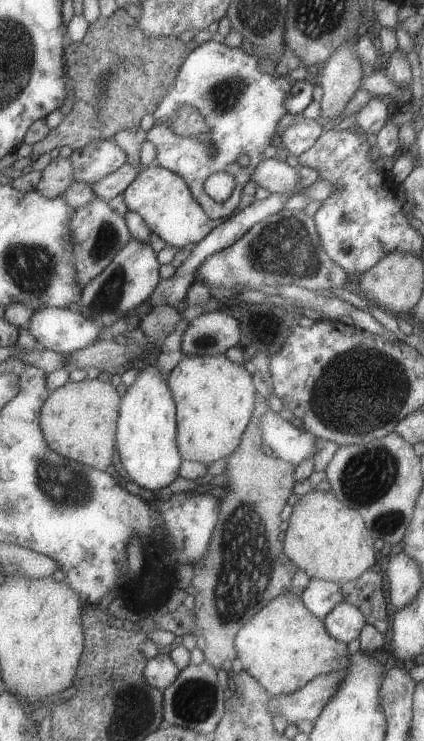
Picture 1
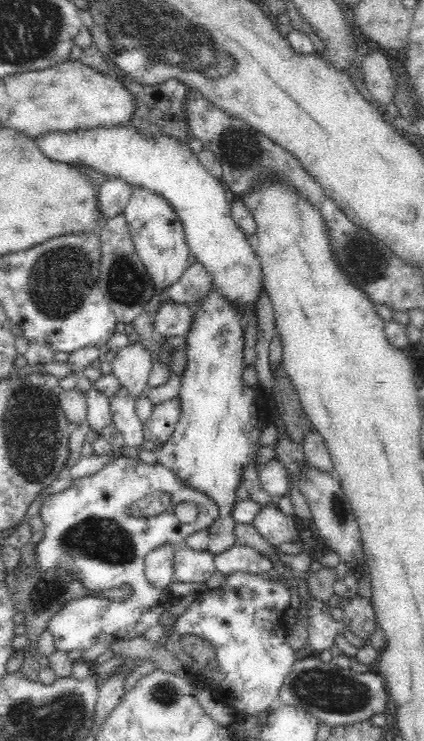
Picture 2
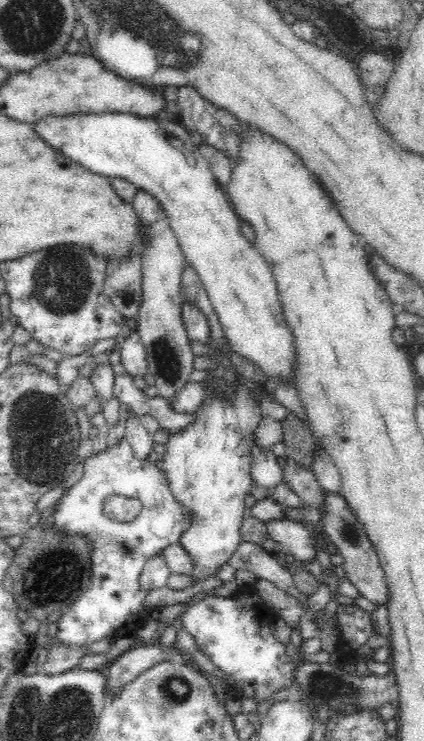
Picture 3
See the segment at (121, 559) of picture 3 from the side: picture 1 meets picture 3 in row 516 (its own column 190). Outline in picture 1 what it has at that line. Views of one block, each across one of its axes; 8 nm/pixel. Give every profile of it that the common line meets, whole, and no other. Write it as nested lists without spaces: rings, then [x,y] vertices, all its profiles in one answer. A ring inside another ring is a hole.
[[[217,40],[205,42],[189,51],[175,80],[169,84],[169,90],[153,110],[153,126],[145,132],[145,140],[155,147],[158,166],[185,181],[191,196],[209,219],[225,220],[236,211],[243,187],[251,179],[251,172],[264,159],[263,150],[271,145],[271,138],[276,134],[277,120],[286,113],[283,100],[286,89],[293,81],[261,72],[257,59],[252,50],[246,51],[241,46],[230,48]],[[181,104],[195,108],[203,116],[211,134],[213,152],[209,152],[209,146],[205,146],[201,140],[179,138],[173,134],[166,121]],[[241,154],[246,154],[250,159],[245,168],[237,164]],[[216,173],[231,174],[235,178],[235,188],[223,202],[213,202],[203,192],[205,178]]]

